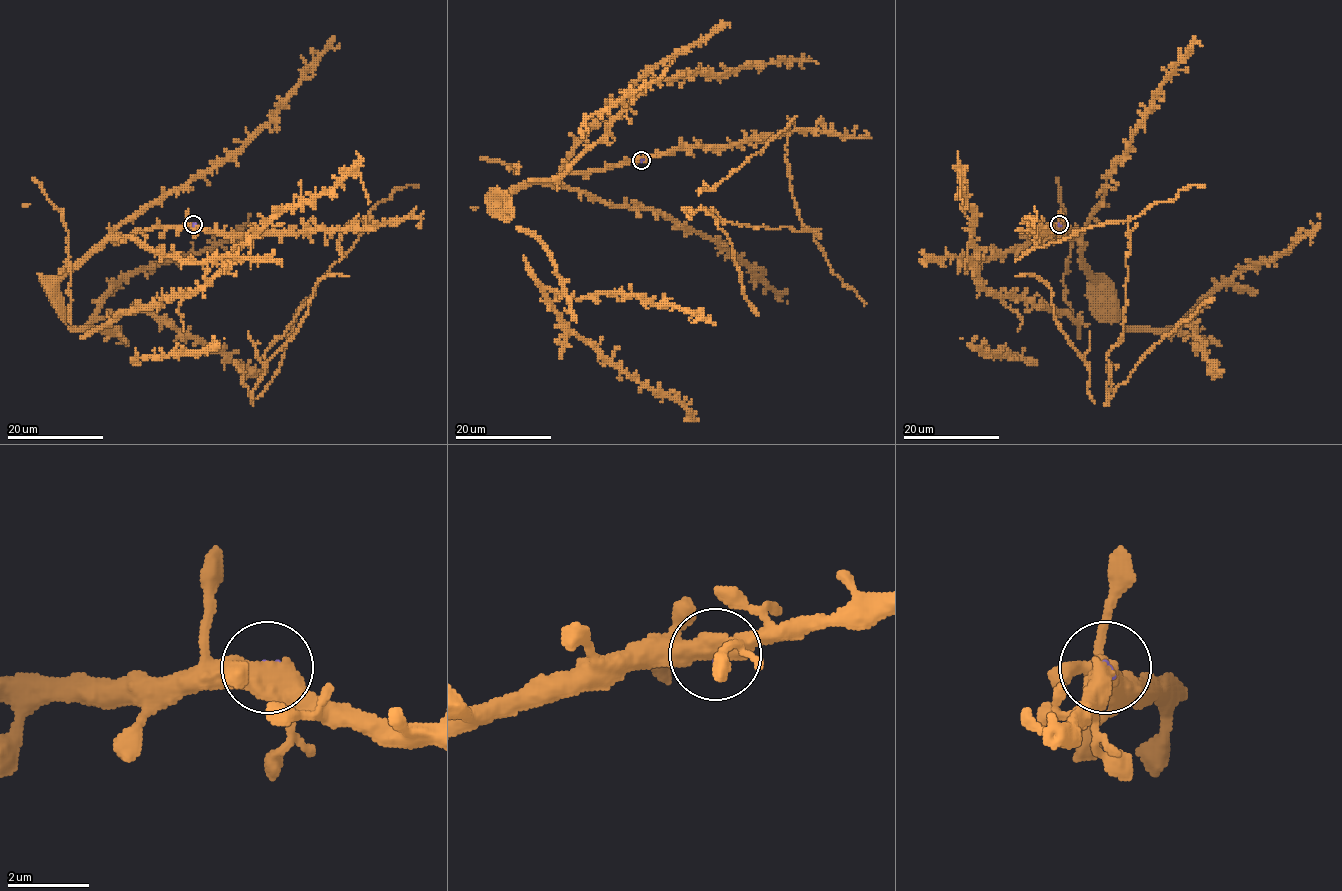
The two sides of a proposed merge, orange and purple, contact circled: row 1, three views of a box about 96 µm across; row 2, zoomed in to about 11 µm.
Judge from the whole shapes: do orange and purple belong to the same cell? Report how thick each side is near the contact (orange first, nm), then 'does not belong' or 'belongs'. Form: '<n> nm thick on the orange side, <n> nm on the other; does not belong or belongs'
550 nm thick on the orange side, 60 nm on the other; does not belong

